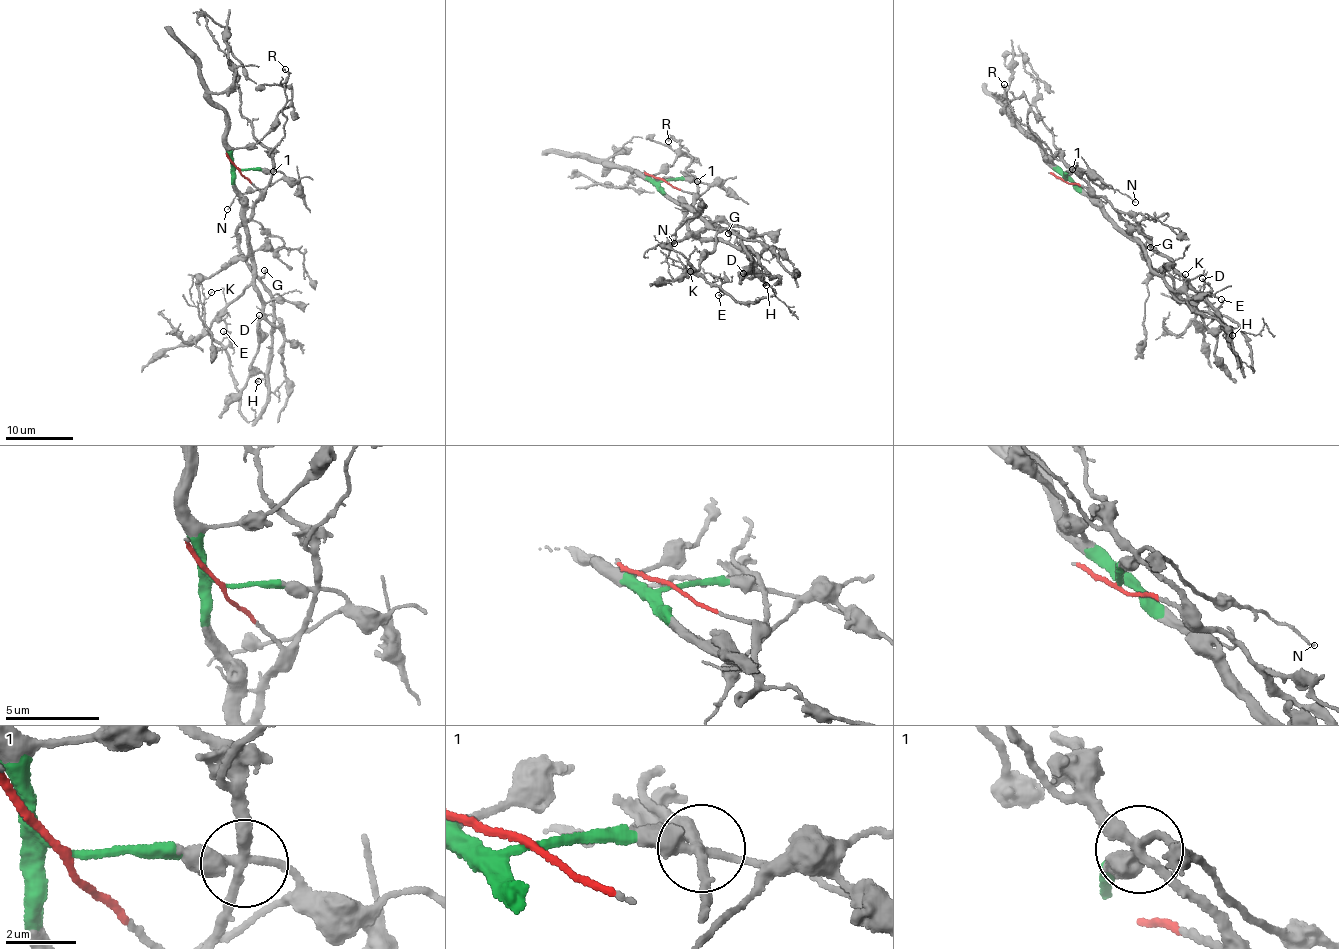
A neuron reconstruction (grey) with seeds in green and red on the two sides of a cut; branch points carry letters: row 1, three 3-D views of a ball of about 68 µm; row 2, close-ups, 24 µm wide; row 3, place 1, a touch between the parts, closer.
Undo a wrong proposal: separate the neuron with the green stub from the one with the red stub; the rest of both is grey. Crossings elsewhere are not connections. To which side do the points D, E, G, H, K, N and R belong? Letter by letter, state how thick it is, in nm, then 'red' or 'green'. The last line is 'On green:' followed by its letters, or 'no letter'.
D: 90 nm thick; green
E: 130 nm thick; red
G: 110 nm thick; red
H: 110 nm thick; red
K: 110 nm thick; red
N: 110 nm thick; green
R: 150 nm thick; red
On green: D, N

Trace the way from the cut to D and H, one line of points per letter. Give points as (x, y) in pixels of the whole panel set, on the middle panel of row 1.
D: (662, 180), (663, 193), (686, 204), (714, 228), (726, 228), (737, 235), (753, 264), (749, 279), (743, 273)
H: (662, 180), (692, 192), (695, 214), (689, 232), (751, 249), (770, 274), (762, 278), (767, 285)

